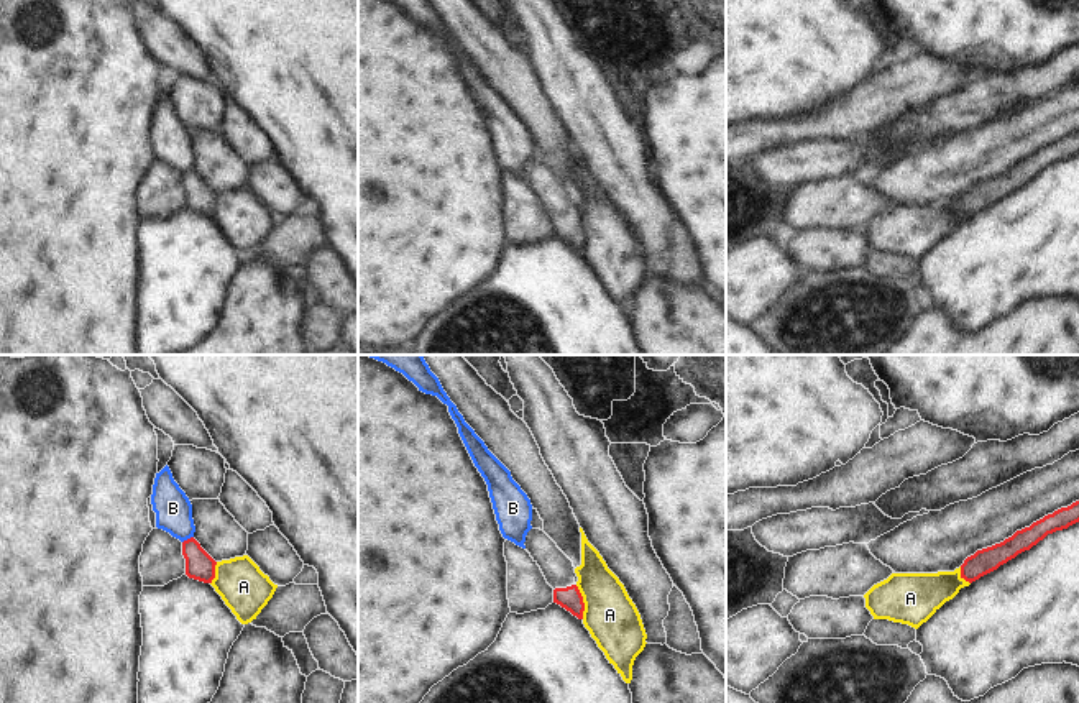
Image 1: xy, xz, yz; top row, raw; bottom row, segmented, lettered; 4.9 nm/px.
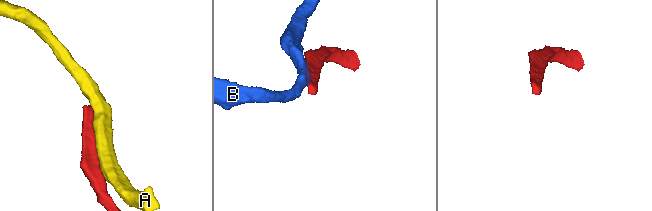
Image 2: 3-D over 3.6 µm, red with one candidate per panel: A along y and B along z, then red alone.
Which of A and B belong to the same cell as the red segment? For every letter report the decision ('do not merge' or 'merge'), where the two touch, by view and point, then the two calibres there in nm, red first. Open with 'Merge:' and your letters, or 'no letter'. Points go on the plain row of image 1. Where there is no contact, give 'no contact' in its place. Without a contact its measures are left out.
Merge: no letter
A: do not merge; meets red in xz at (582, 234); 120 nm thick on the red side, 260 nm on the other
B: do not merge; meets red in xy at (188, 171); 140 nm thick on the red side, 180 nm on the other

